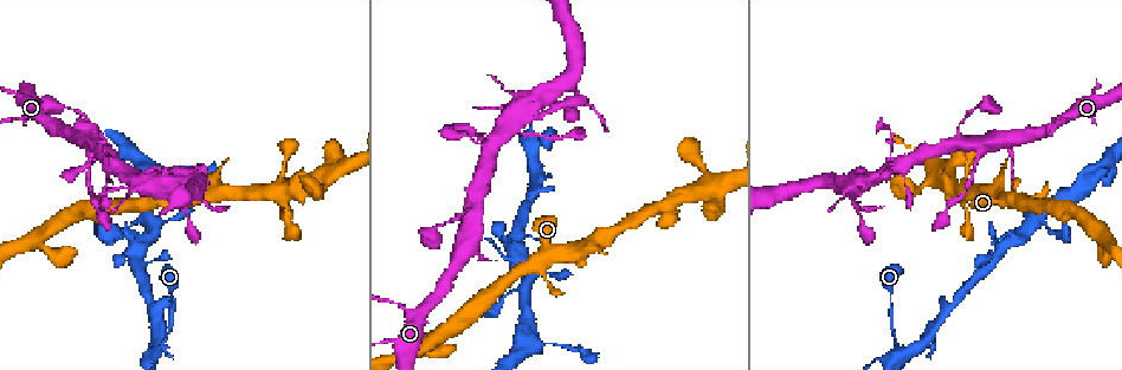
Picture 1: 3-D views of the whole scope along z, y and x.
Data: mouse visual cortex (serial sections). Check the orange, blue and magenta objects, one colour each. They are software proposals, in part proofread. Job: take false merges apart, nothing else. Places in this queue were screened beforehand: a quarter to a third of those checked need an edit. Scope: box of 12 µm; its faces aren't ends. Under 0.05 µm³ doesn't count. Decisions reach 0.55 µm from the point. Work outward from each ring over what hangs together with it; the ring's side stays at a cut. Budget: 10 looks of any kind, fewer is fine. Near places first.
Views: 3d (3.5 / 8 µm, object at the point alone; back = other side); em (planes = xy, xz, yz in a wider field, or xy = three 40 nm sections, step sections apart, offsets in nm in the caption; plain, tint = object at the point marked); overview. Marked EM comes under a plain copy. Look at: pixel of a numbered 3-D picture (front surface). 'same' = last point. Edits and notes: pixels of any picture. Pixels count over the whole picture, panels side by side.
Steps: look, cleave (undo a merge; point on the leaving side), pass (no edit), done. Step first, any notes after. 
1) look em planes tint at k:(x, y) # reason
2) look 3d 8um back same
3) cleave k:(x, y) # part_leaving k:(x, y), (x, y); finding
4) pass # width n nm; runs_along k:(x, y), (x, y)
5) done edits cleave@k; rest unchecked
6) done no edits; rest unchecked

look 3d 3.5um at 1:(153, 354) # arms run side by side

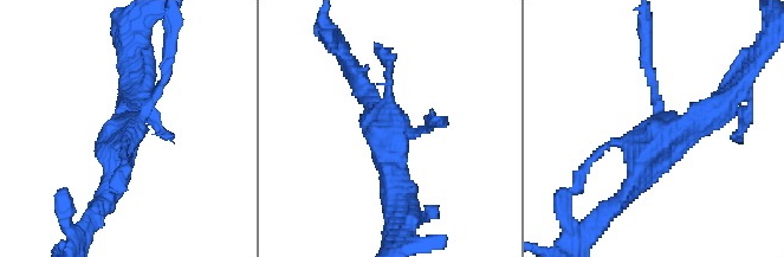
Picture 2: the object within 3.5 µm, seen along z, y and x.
pass # runs_along 2:(433, 123), (393, 145), (400, 212); one cell here

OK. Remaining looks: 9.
look 3d 8um back at 1:(998, 255) # thin neck

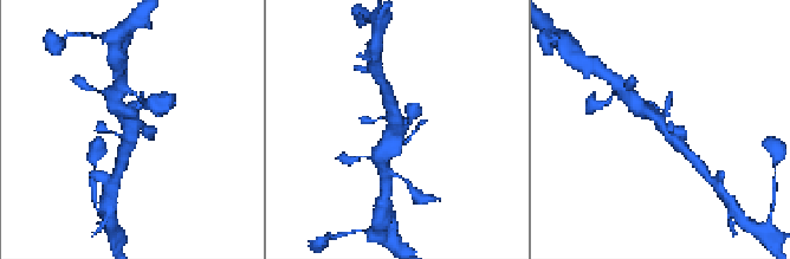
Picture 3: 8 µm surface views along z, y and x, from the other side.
look 3d 3.5um back at 3:(132, 123)

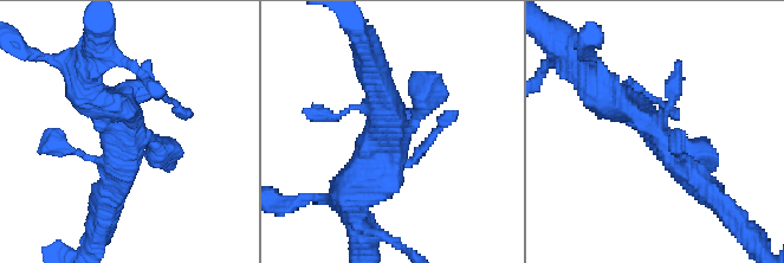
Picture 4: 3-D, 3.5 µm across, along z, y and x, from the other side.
pass # runs_along 4:(711, 193), (639, 109), (608, 102); continuous, no second cell

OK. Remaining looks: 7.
look 3d 8um at 1:(488, 149) # looks like a crossing

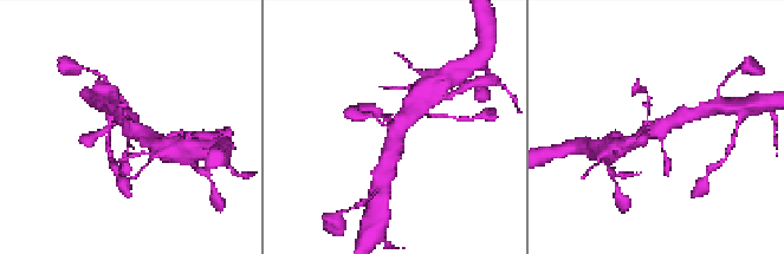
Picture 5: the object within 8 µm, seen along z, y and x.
look em xy step 2 tint at 5:(661, 130) # now the EM

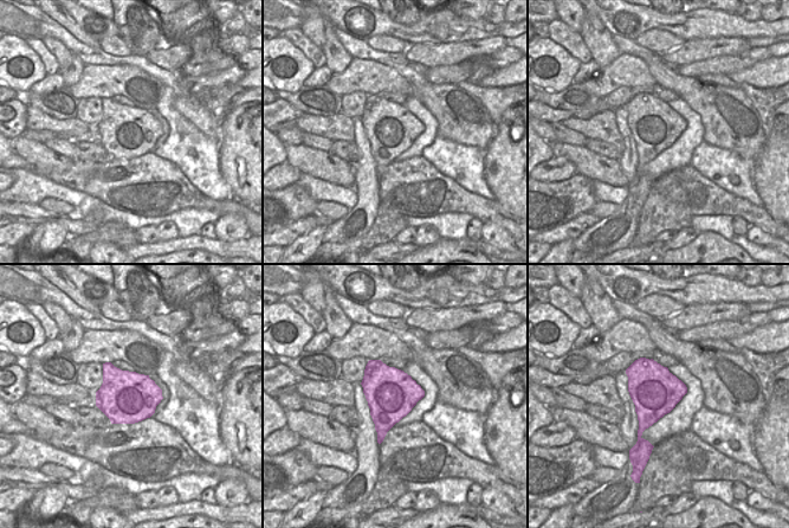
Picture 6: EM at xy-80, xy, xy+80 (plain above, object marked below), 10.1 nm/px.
pass # runs_along 5:(386, 158), (396, 129), (415, 105); one cell here

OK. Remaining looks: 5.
look 3d 3.5um at 1:(147, 213) # thin neck

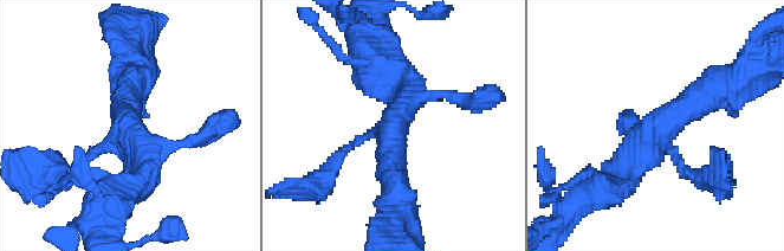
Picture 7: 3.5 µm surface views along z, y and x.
look em xy step 1 tint at 7:(126, 132) # arms 4; arm_widths 150, 150, 400, 400 nm

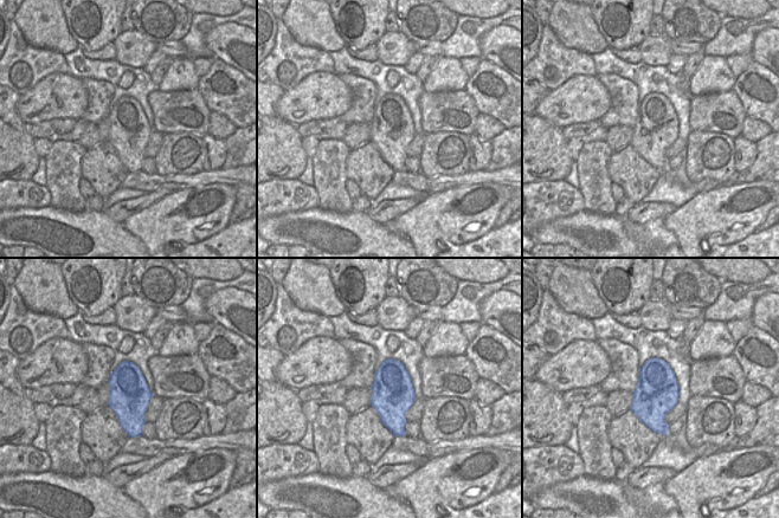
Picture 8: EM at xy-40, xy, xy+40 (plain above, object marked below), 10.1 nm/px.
pass # runs_along 7:(614, 185), (650, 134), (723, 87); one cell here

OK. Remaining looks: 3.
done no edits; rest unchecked

